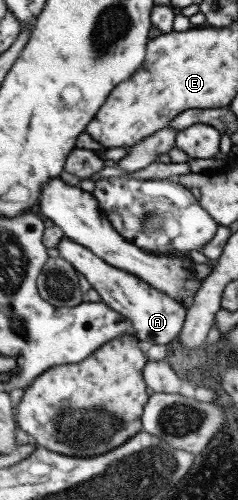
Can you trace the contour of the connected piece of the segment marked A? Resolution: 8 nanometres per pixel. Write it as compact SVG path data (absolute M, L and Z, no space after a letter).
M64 237L57 246L60 256L72 264L77 272L88 280L92 288L100 295L102 302L110 309L124 315L132 321L138 341L145 346L168 345L178 337L186 319L187 308L174 298L157 291L142 279L108 265L100 257L92 254L86 247Z

